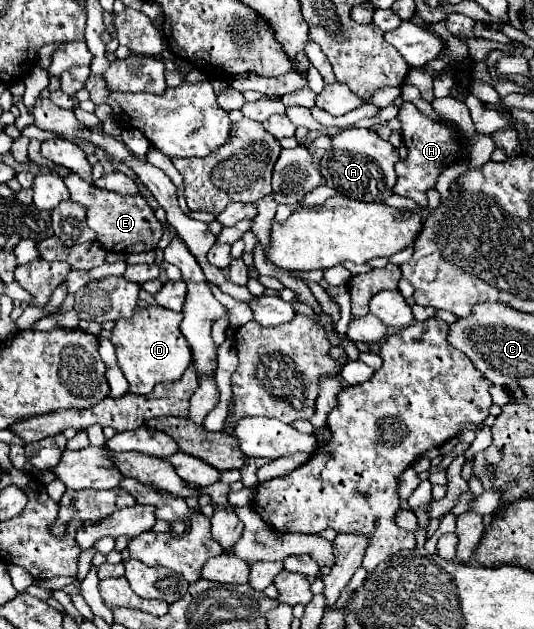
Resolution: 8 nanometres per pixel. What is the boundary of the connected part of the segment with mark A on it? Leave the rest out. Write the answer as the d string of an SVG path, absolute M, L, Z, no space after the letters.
M345 128L339 134L331 136L331 148L323 154L319 162L319 170L323 172L325 184L335 188L337 194L363 200L363 202L385 202L391 196L391 188L395 186L395 162L399 160L397 150L391 142L379 138L375 132L367 128Z

